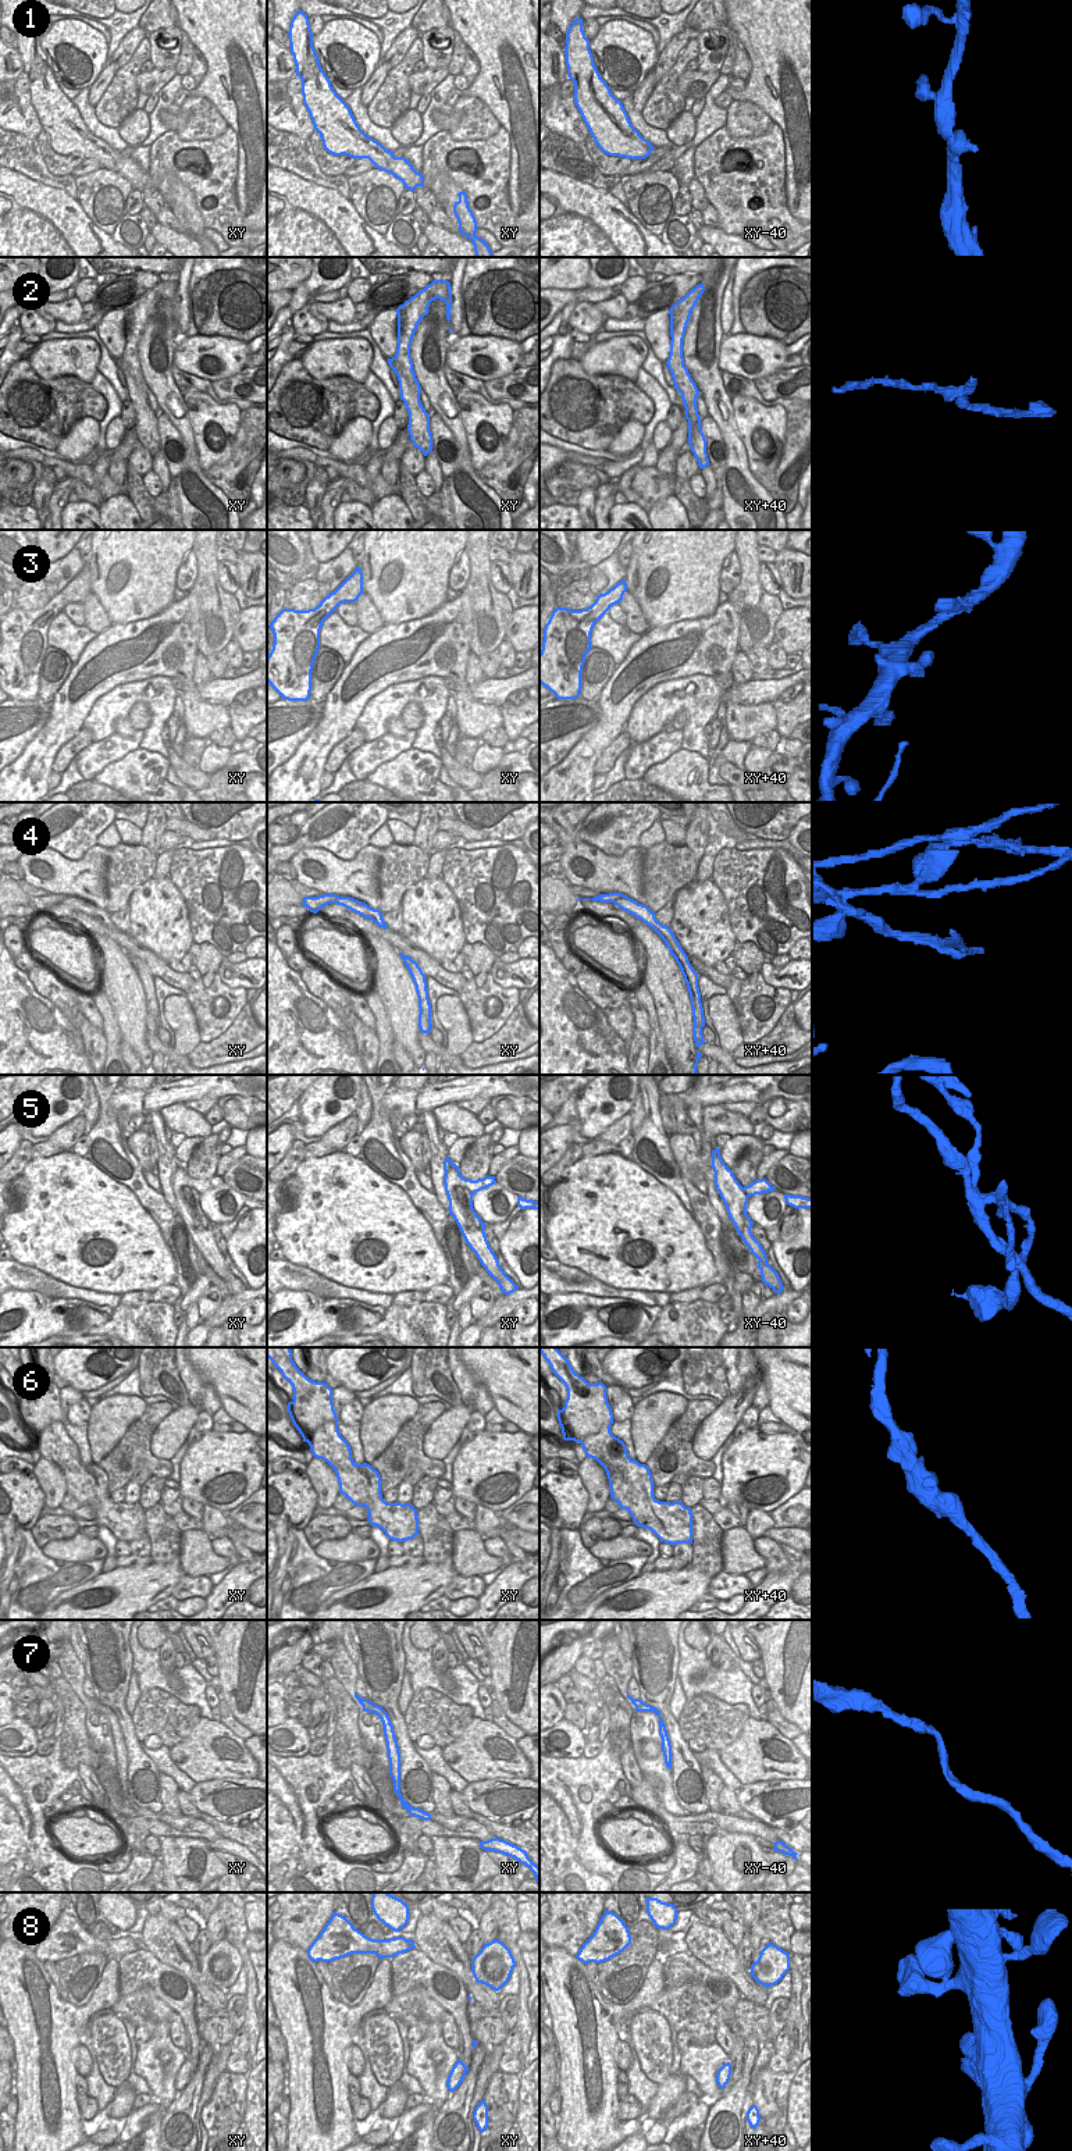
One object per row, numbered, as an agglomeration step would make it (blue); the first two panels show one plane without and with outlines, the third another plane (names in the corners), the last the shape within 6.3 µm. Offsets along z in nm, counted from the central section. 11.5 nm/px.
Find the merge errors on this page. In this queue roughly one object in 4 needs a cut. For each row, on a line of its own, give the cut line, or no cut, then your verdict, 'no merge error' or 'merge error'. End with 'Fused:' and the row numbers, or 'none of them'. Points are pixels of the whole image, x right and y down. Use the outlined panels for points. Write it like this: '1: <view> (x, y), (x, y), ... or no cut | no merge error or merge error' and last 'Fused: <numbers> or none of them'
1: no cut | no merge error
2: xy (394, 358), (410, 369) | merge error
3: no cut | no merge error
4: xy (420, 1012), (430, 1019) | merge error
5: xy (460, 1177), (460, 1182), (473, 1193) | merge error
6: no cut | no merge error
7: no cut | no merge error
8: no cut | no merge error
Fused: 2, 4, 5

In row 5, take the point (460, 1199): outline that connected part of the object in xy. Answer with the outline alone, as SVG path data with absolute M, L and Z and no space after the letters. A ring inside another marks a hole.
M450 1168L444 1176L445 1192L449 1200L448 1211L481 1265L498 1282L502 1293L510 1294L519 1288L499 1265L484 1232L485 1222L481 1221L473 1208L473 1193L460 1183L460 1179L462 1175L456 1168Z

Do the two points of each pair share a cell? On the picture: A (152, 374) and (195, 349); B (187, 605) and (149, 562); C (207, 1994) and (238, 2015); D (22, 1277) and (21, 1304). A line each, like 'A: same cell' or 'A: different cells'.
A: different cells
B: different cells
C: different cells
D: different cells

